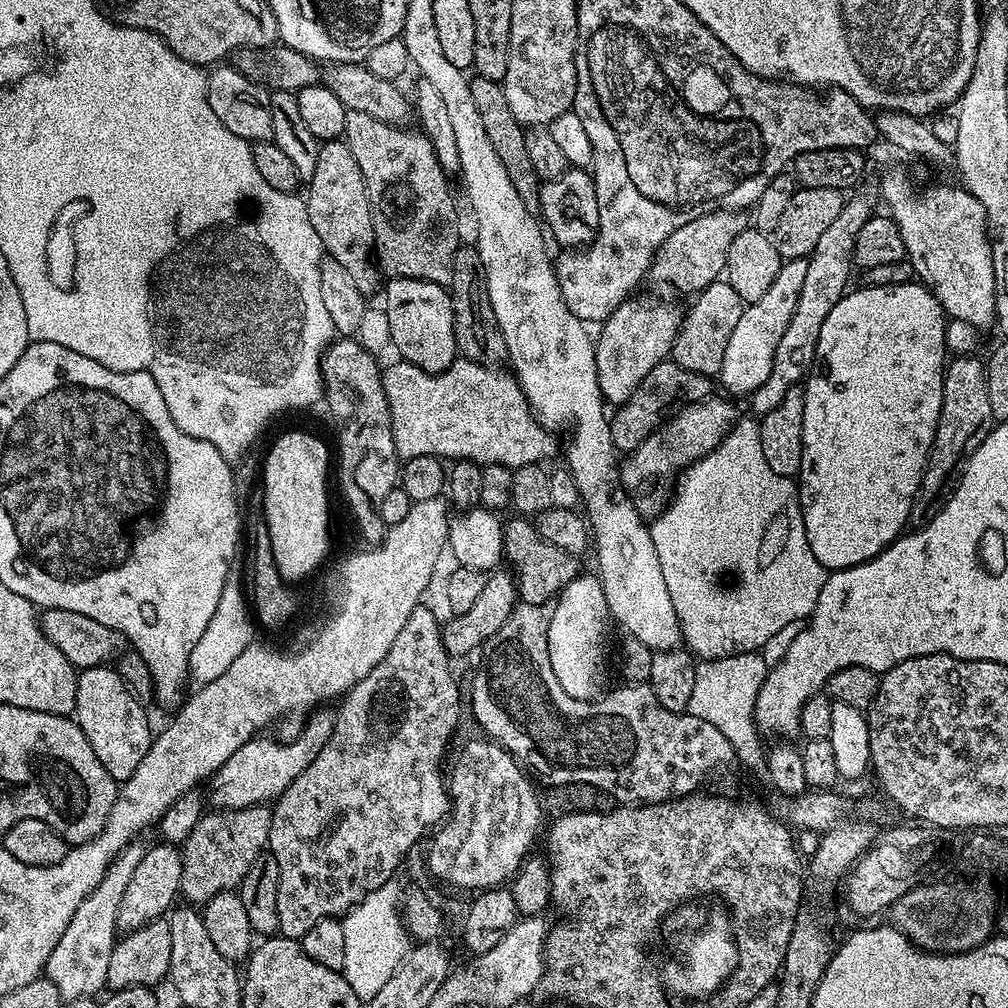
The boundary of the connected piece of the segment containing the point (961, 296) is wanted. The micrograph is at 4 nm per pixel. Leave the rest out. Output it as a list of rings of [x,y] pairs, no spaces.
[[[900,168],[890,169],[881,178],[880,196],[888,203],[887,211],[902,234],[906,258],[911,262],[919,283],[929,288],[951,319],[970,322],[970,326],[981,330],[992,328],[996,318],[994,265],[991,262],[992,242],[988,240],[986,210],[982,203],[961,186],[951,188],[948,184],[936,184],[925,192],[919,192]]]

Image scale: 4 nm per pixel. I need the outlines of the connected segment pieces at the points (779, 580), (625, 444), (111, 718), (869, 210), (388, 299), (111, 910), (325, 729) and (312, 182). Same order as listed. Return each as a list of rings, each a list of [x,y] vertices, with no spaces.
[[[737,419],[728,436],[715,450],[706,454],[701,460],[696,460],[680,473],[674,488],[674,499],[651,521],[650,527],[654,538],[654,550],[658,550],[658,563],[662,566],[662,578],[666,578],[666,590],[670,590],[670,602],[674,602],[674,610],[678,614],[683,643],[697,657],[712,660],[743,652],[759,653],[763,644],[782,629],[782,626],[799,619],[807,620],[816,609],[818,594],[822,594],[822,586],[826,579],[826,570],[822,562],[814,558],[814,550],[810,550],[810,542],[806,538],[804,511],[800,509],[797,481],[793,477],[774,474],[774,470],[770,470],[770,466],[766,463],[766,454],[762,454],[760,426],[755,419]]]
[[[670,358],[654,366],[654,370],[650,370],[650,374],[642,378],[638,390],[634,390],[631,398],[611,413],[606,425],[606,435],[614,438],[615,451],[627,454],[642,446],[642,442],[646,442],[648,435],[656,431],[666,417],[671,418],[686,406],[702,402],[713,395],[712,383],[714,384],[713,377],[694,374],[694,370],[686,370]]]
[[[101,666],[98,668],[85,668],[77,675],[76,678],[76,711],[74,719],[76,724],[86,734],[86,742],[90,742],[90,747],[94,749],[94,755],[97,756],[98,762],[106,766],[106,774],[110,774],[117,782],[123,782],[138,770],[142,758],[150,750],[154,739],[154,731],[148,725],[148,716],[145,705],[134,698],[134,694],[126,686],[126,682],[121,678],[120,673],[112,666]]]
[[[849,195],[838,218],[834,218],[834,223],[823,232],[822,238],[818,238],[818,246],[814,246],[812,255],[807,257],[806,278],[802,281],[802,294],[798,294],[798,306],[794,306],[794,314],[790,314],[790,323],[782,333],[778,350],[774,350],[770,378],[766,378],[766,382],[762,382],[762,386],[758,386],[758,390],[750,397],[750,403],[756,414],[774,410],[774,406],[778,406],[782,398],[786,398],[788,391],[797,387],[809,375],[812,361],[816,359],[818,334],[822,334],[822,322],[826,322],[826,314],[830,314],[830,310],[838,306],[838,302],[849,287],[848,275],[854,272],[852,251],[858,238],[858,230],[862,230],[862,226],[866,226],[866,222],[873,215],[874,208],[866,197]]]
[[[392,278],[383,285],[383,296],[388,336],[393,346],[400,351],[399,359],[433,374],[444,372],[458,359],[452,297],[445,285],[410,278]]]
[[[138,842],[129,844],[118,854],[118,858],[114,858],[114,862],[110,862],[102,882],[98,882],[98,886],[94,886],[94,890],[90,890],[90,894],[86,894],[86,900],[82,902],[82,906],[78,906],[78,910],[74,910],[74,918],[70,918],[70,926],[66,926],[62,938],[58,938],[58,946],[54,946],[54,950],[50,950],[50,958],[46,962],[43,975],[66,1000],[92,998],[97,995],[95,992],[103,993],[105,991],[108,982],[110,954],[118,939],[116,926],[118,906],[122,902],[122,894],[126,894],[126,885],[130,882],[131,875],[134,874],[134,868],[141,862],[146,851],[145,847],[141,847],[139,844]]]
[[[321,706],[311,713],[303,721],[304,729],[300,732],[297,740],[288,740],[285,744],[279,744],[276,740],[264,740],[257,738],[246,742],[242,750],[234,750],[230,758],[217,770],[215,776],[211,777],[212,804],[216,810],[225,808],[249,808],[255,804],[275,802],[278,797],[314,762],[314,758],[326,746],[330,734],[336,725],[336,712],[328,706]]]
[[[343,139],[323,141],[318,150],[318,162],[314,165],[314,178],[306,181],[308,217],[314,234],[318,234],[321,249],[327,255],[342,262],[354,286],[366,298],[379,293],[382,288],[382,273],[374,259],[376,239],[372,225],[372,207],[368,191],[350,146]]]

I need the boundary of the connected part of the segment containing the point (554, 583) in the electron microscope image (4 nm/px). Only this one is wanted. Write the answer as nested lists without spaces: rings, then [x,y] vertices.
[[[515,518],[504,527],[504,560],[512,563],[516,589],[525,604],[546,604],[555,601],[561,590],[576,576],[581,575],[581,557],[566,554],[558,546],[550,546],[536,530],[535,523],[528,518]]]

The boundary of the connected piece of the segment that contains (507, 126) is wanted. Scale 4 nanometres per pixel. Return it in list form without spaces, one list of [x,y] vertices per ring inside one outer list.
[[[473,75],[470,94],[474,94],[474,106],[478,106],[478,114],[482,114],[482,126],[490,137],[490,143],[494,145],[494,151],[498,158],[502,158],[502,166],[506,166],[506,174],[510,174],[510,182],[514,182],[514,190],[518,190],[518,198],[526,202],[526,210],[533,214],[540,211],[540,176],[530,163],[530,150],[526,150],[525,125],[514,118],[510,110],[510,102],[506,102],[503,83],[499,80],[491,80],[485,76]]]

